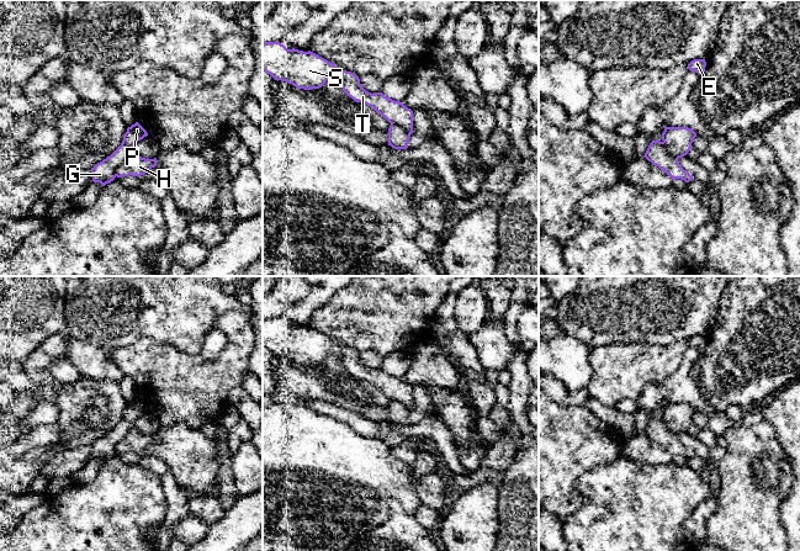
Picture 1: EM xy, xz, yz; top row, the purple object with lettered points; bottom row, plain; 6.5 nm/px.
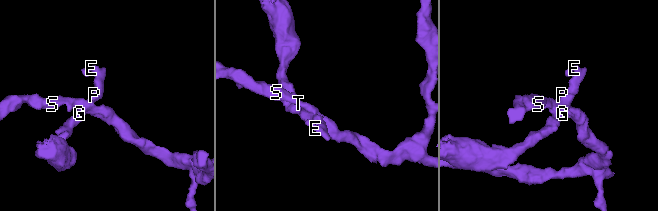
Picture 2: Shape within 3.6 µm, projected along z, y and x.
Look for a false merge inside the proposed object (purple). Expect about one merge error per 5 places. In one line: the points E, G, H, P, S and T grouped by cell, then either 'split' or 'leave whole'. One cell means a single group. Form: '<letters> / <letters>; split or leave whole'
E G P / H S T; split

